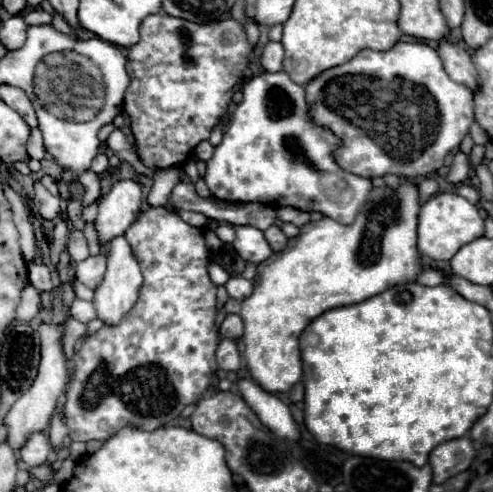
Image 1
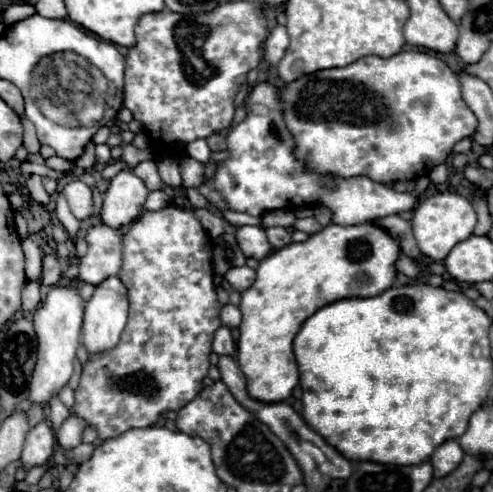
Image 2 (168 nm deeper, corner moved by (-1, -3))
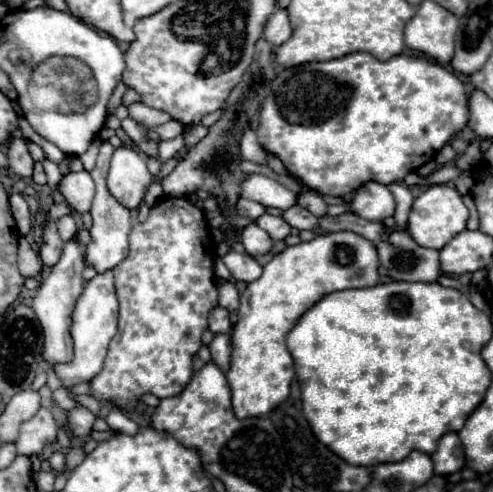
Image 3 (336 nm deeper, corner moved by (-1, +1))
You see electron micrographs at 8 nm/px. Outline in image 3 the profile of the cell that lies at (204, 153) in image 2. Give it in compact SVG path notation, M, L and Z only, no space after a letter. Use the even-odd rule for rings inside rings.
M170 120L170 122L162 124L162 126L158 126L156 132L160 134L160 140L170 140L170 138L180 136L184 132L184 126L180 122L176 122L176 120Z

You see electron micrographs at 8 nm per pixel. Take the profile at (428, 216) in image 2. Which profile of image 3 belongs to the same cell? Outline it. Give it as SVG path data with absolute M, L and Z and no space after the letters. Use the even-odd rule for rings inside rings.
M436 184L414 200L408 218L408 232L416 244L424 248L442 250L456 234L460 234L460 230L466 230L466 222L468 222L468 208L464 206L460 192L448 184Z

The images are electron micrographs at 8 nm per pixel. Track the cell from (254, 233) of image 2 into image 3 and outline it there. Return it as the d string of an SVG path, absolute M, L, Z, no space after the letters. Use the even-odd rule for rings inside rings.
M248 224L242 232L242 246L250 256L262 256L270 252L272 238L258 224Z

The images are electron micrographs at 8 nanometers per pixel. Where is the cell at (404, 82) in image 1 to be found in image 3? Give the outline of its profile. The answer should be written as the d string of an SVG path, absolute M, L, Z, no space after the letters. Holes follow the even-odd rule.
M354 52L336 60L282 70L274 78L270 96L260 112L258 142L266 152L278 156L302 184L328 196L346 196L368 180L380 184L404 180L408 172L416 172L434 160L438 150L466 124L468 96L454 72L426 58L398 54L380 62L368 52Z

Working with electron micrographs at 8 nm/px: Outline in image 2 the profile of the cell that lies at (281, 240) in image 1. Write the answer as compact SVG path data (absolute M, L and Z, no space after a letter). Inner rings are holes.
M280 226L266 228L266 236L268 236L268 240L270 240L270 244L272 244L274 248L284 248L284 246L288 246L288 244L292 242L290 232L288 232L286 228L280 228Z

